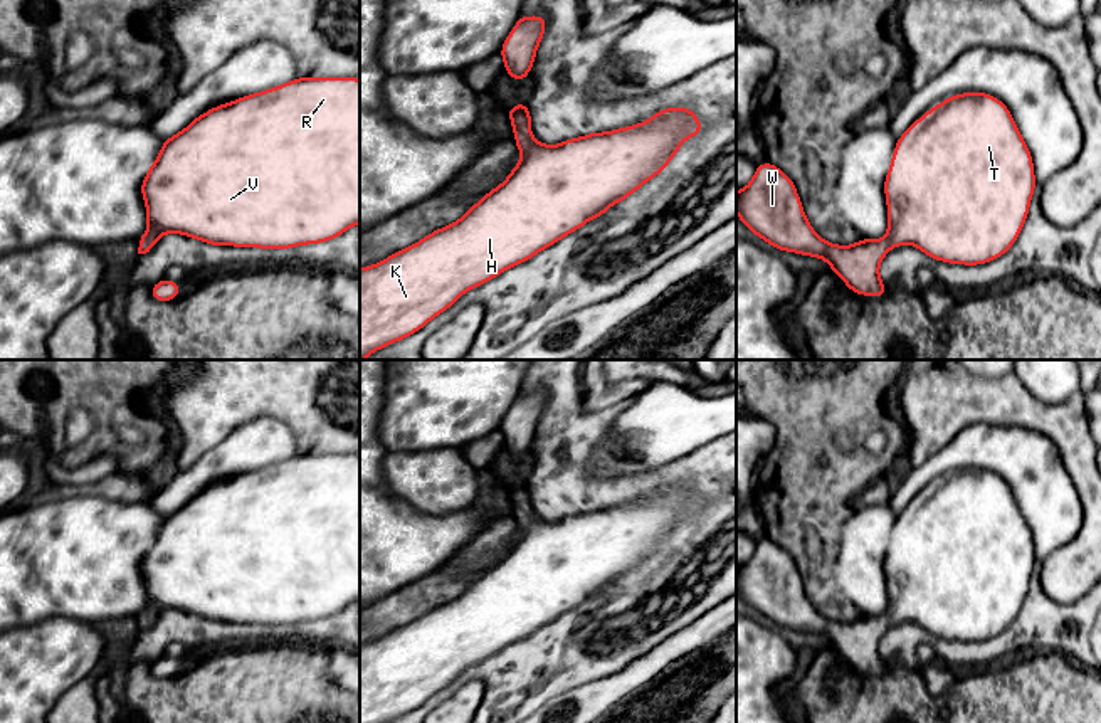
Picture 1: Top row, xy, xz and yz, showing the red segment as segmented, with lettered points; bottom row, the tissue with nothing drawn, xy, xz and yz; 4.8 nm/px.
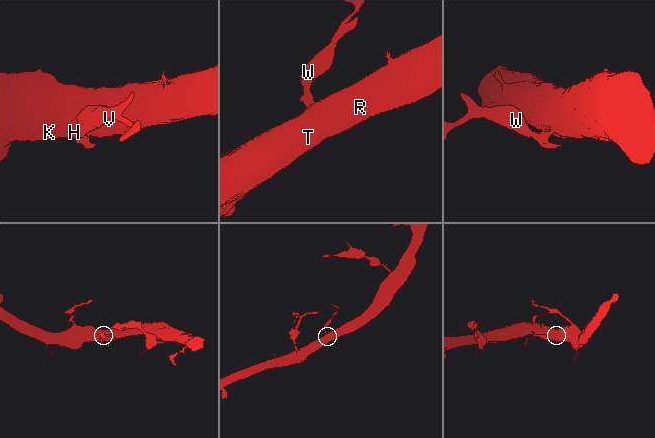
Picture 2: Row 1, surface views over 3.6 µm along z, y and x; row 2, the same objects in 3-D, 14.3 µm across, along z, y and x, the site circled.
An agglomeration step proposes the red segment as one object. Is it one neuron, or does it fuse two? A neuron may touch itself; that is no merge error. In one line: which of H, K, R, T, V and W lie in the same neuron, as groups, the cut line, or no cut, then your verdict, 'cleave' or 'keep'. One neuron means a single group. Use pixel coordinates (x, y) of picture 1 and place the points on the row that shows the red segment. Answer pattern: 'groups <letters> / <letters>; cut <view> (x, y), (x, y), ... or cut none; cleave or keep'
groups H K R T V W; cut none; keep

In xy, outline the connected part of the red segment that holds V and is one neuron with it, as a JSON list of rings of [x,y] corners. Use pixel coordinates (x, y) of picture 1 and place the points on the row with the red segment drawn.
[[[296,77],[291,82],[242,96],[235,101],[215,106],[197,116],[175,136],[165,138],[160,155],[150,166],[140,192],[145,198],[148,229],[138,239],[138,254],[153,249],[165,234],[182,234],[195,240],[215,245],[291,249],[308,244],[321,244],[340,237],[350,227],[360,224],[360,79],[356,77]]]

